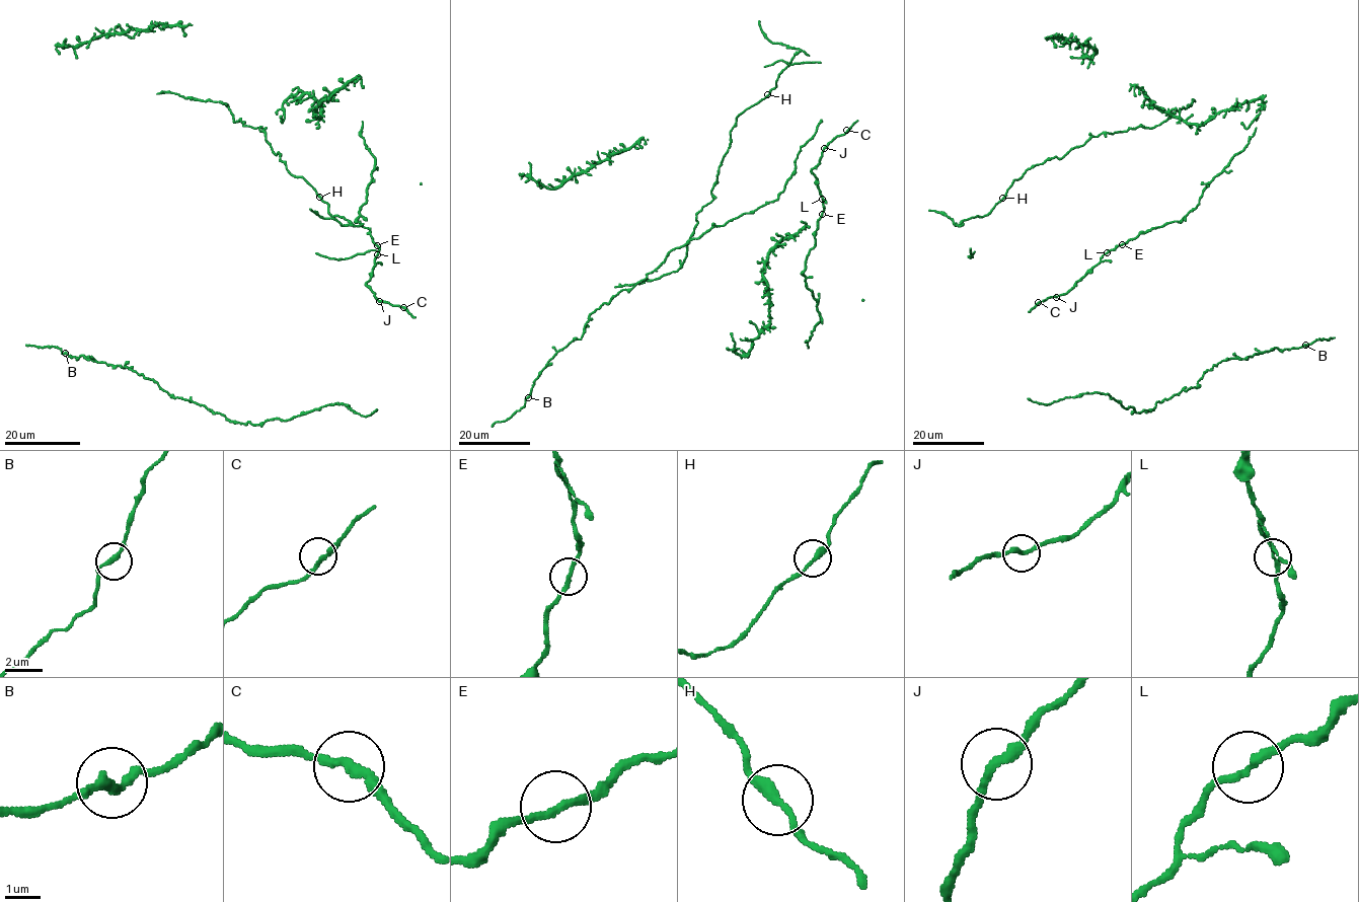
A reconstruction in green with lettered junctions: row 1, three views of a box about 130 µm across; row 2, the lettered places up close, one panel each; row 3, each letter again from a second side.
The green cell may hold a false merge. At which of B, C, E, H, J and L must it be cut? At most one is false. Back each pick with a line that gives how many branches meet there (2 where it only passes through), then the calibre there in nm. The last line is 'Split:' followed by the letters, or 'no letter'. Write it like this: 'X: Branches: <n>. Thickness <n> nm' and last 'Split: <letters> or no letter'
Split: no letter

